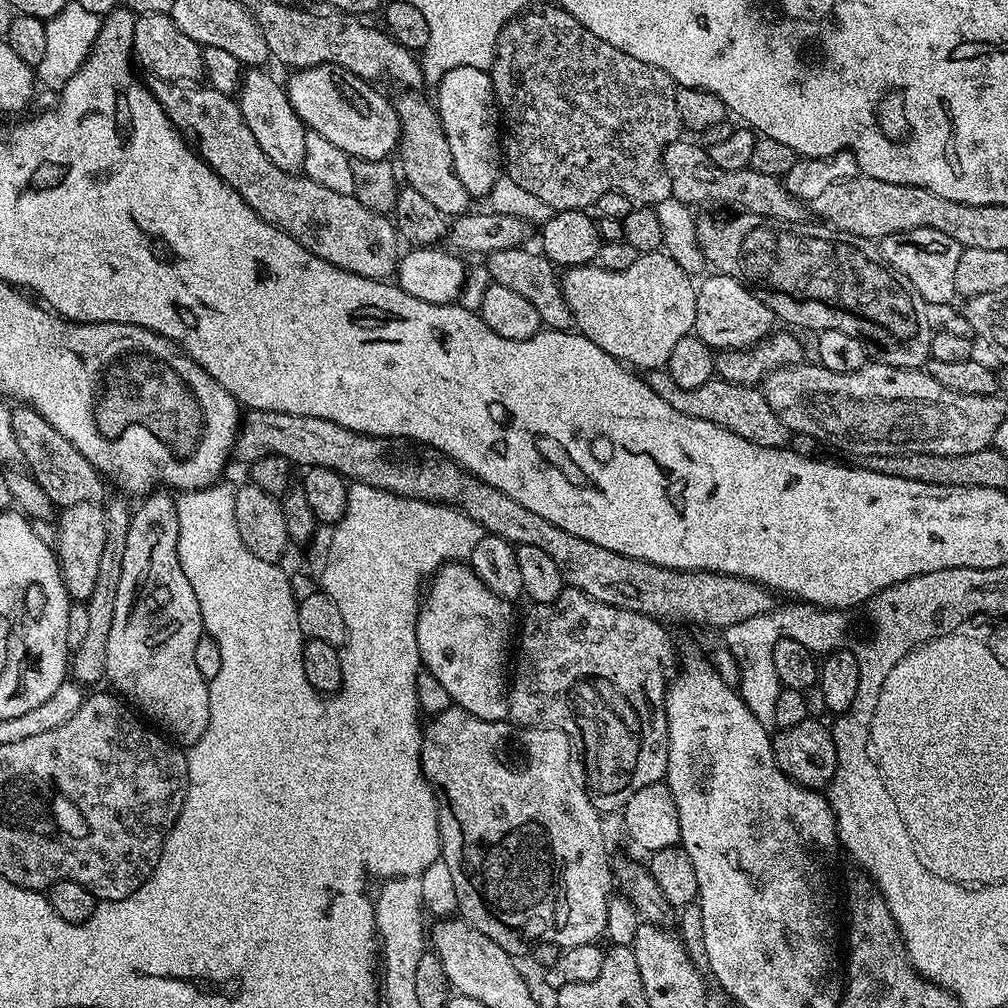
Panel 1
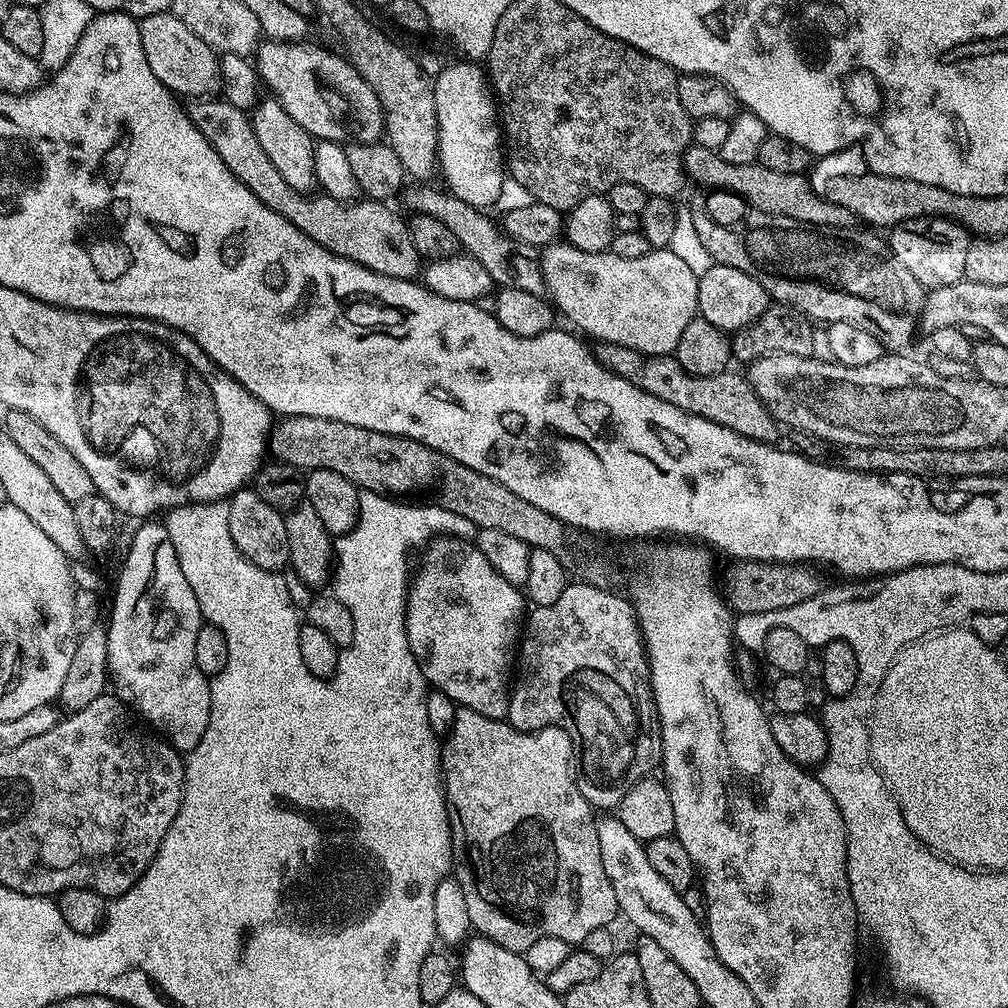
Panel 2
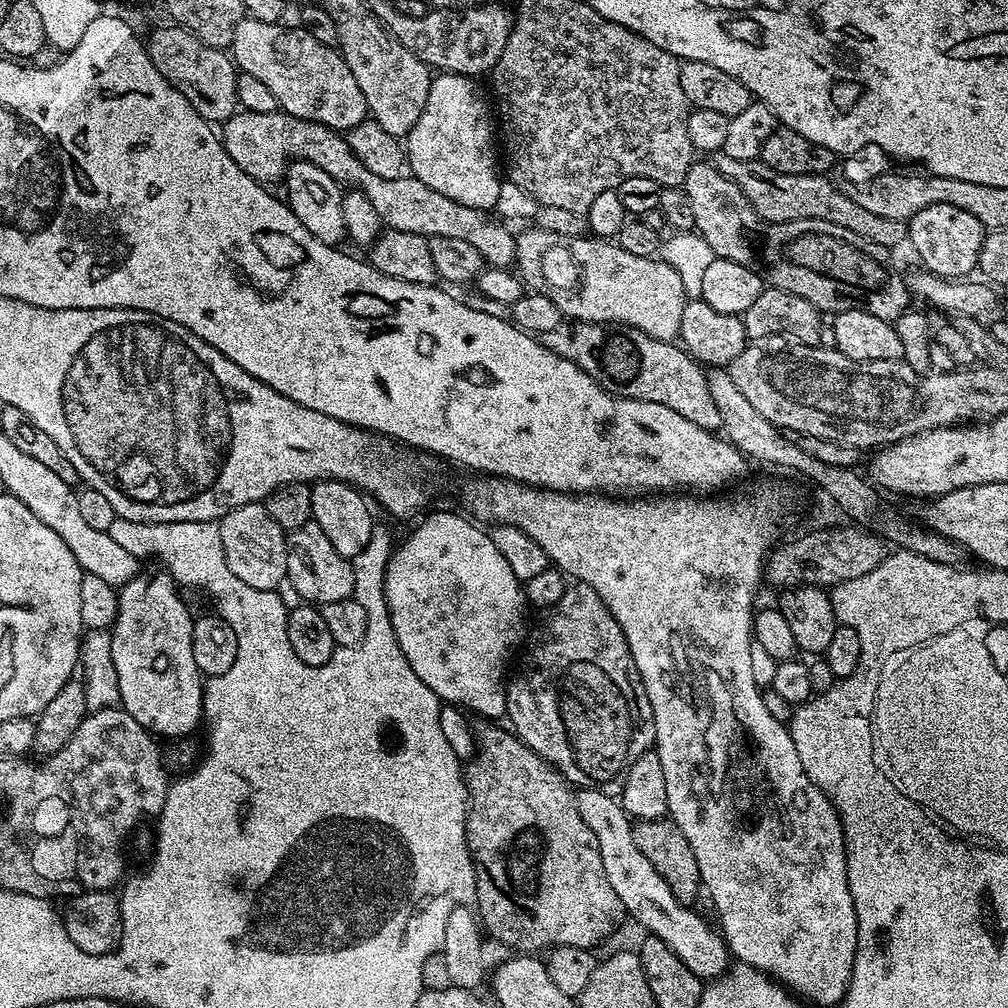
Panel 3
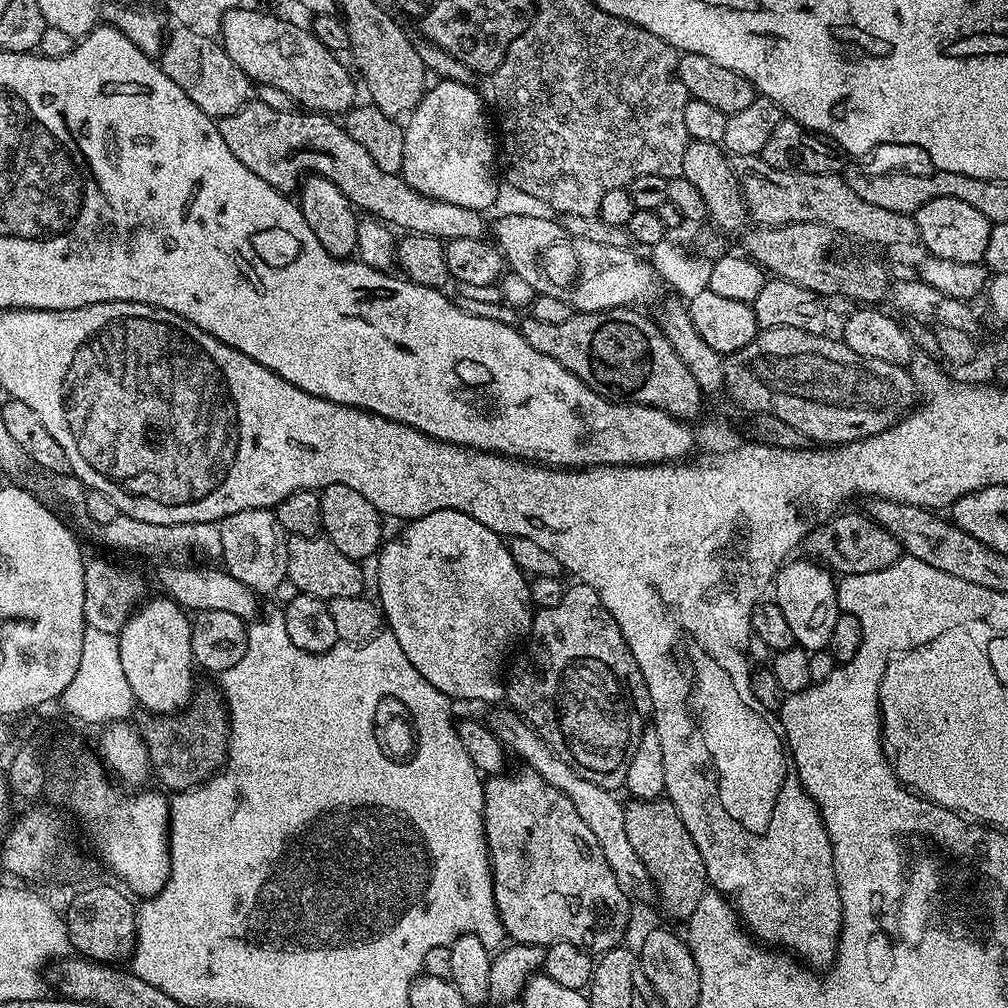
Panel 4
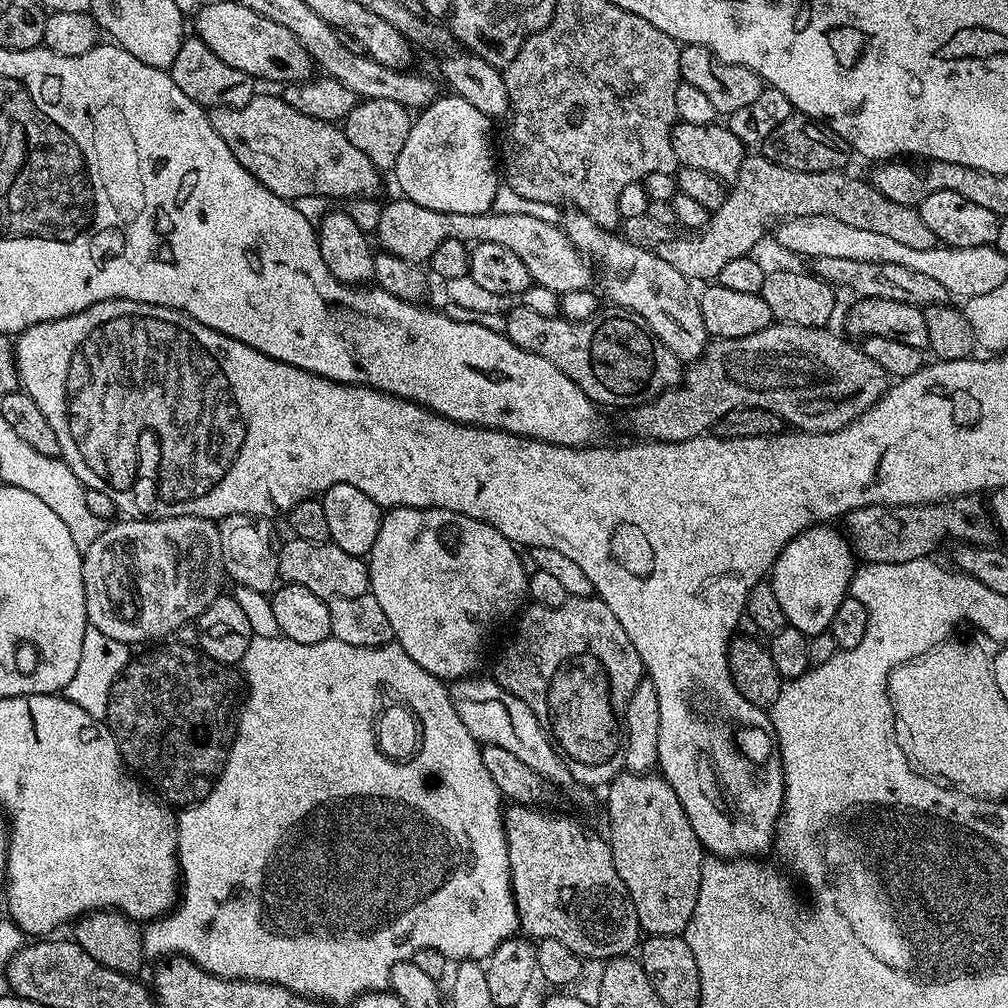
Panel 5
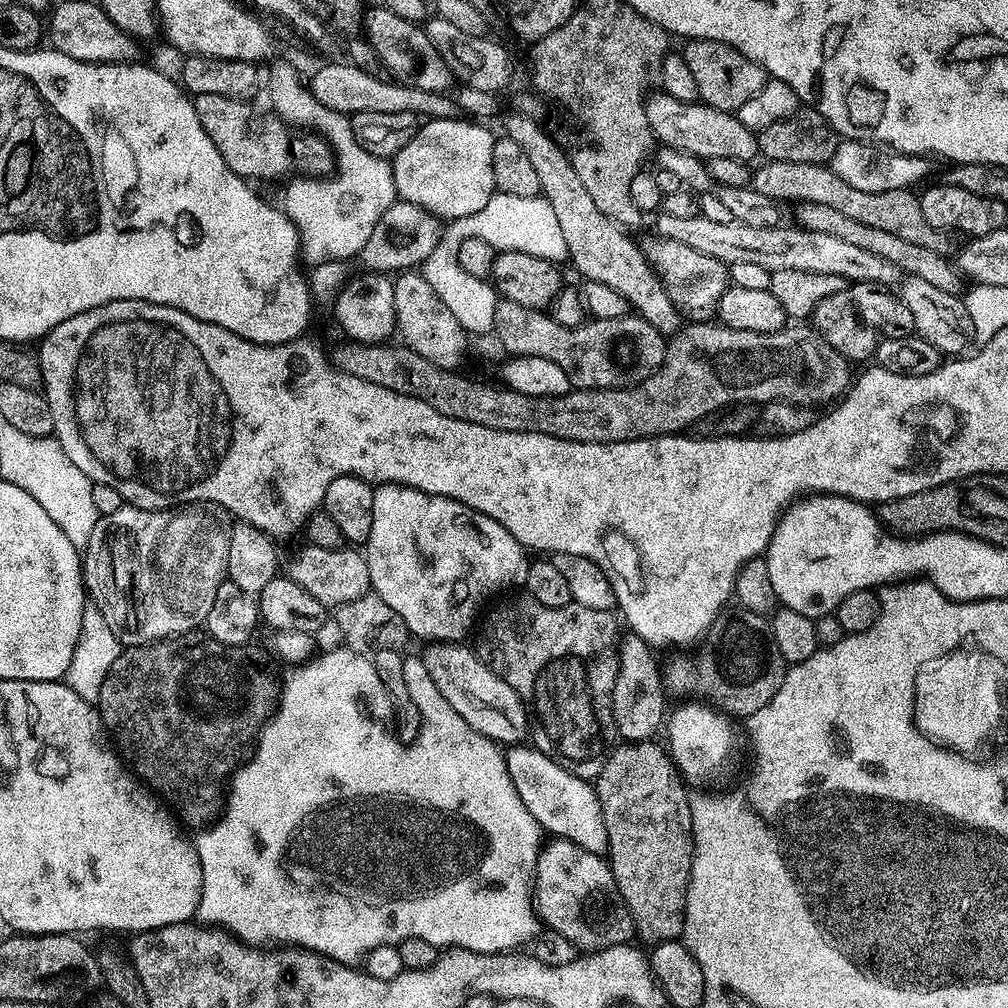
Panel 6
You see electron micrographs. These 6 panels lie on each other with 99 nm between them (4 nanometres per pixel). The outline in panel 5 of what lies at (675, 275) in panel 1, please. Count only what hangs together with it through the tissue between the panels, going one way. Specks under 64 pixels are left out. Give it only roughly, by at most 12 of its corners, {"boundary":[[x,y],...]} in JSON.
{"boundary":[[397,198],[383,251],[419,266],[446,240],[498,242],[557,294],[593,283],[559,225],[526,214],[450,214]]}

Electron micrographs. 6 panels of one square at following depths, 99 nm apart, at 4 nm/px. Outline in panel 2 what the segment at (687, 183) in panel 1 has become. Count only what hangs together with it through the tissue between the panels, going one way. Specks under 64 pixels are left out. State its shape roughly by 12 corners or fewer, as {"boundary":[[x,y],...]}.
{"boundary":[[692,144],[689,181],[733,192],[765,217],[835,230],[856,215],[816,193],[807,175],[734,166]]}

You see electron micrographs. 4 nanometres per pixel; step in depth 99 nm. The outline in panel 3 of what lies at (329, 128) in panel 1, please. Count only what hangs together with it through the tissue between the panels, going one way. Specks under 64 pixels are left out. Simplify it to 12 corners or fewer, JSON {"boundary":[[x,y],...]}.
{"boundary":[[245,18],[230,55],[279,111],[341,134],[369,119],[336,48]]}

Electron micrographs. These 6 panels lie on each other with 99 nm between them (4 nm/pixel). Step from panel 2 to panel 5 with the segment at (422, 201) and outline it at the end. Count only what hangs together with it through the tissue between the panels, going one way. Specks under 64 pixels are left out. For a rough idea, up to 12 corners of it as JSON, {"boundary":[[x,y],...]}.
{"boundary":[[279,95],[206,118],[286,201],[372,198],[381,169]]}

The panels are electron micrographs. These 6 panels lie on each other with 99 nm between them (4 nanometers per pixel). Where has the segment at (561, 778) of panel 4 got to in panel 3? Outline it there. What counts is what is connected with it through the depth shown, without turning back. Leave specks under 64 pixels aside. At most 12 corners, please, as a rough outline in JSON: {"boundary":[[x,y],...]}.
{"boundary":[[603,787],[576,792],[625,913],[701,982],[730,967],[724,937],[674,898]]}

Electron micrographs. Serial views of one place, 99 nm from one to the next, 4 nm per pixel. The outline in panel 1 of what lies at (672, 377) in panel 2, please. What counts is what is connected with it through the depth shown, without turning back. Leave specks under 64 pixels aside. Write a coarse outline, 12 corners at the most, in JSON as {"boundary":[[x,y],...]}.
{"boundary":[[666,370],[646,379],[683,416],[758,446],[783,448],[787,426],[759,387],[713,378],[682,390]]}

